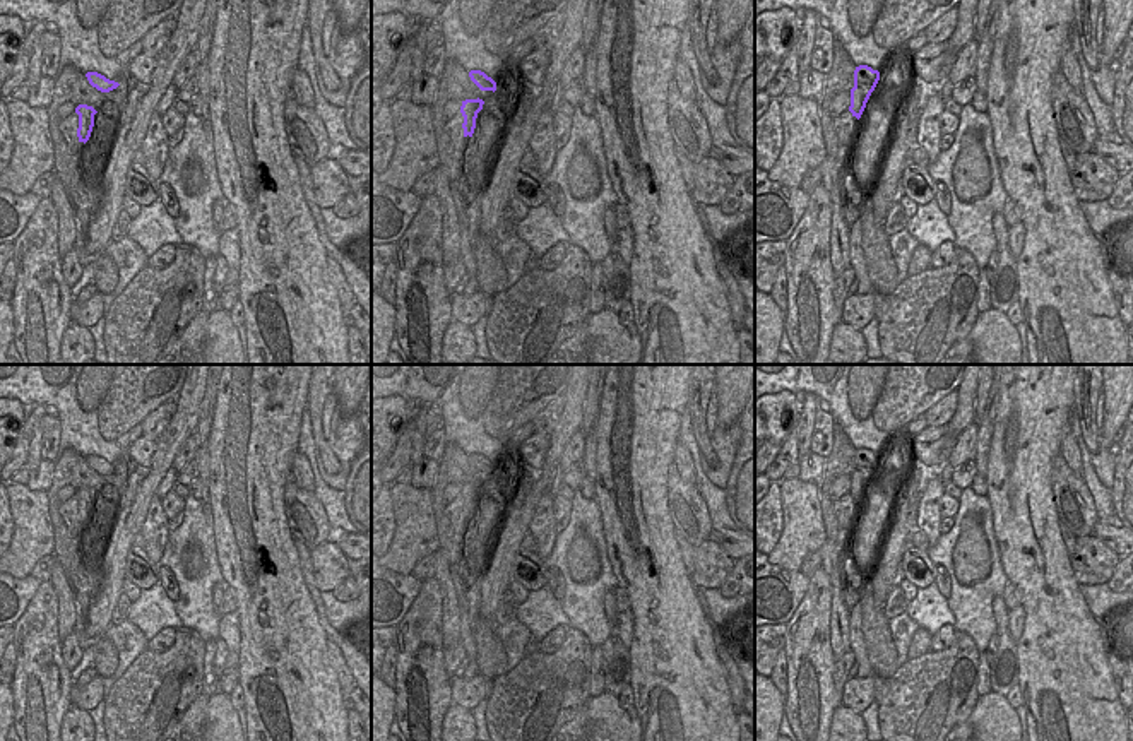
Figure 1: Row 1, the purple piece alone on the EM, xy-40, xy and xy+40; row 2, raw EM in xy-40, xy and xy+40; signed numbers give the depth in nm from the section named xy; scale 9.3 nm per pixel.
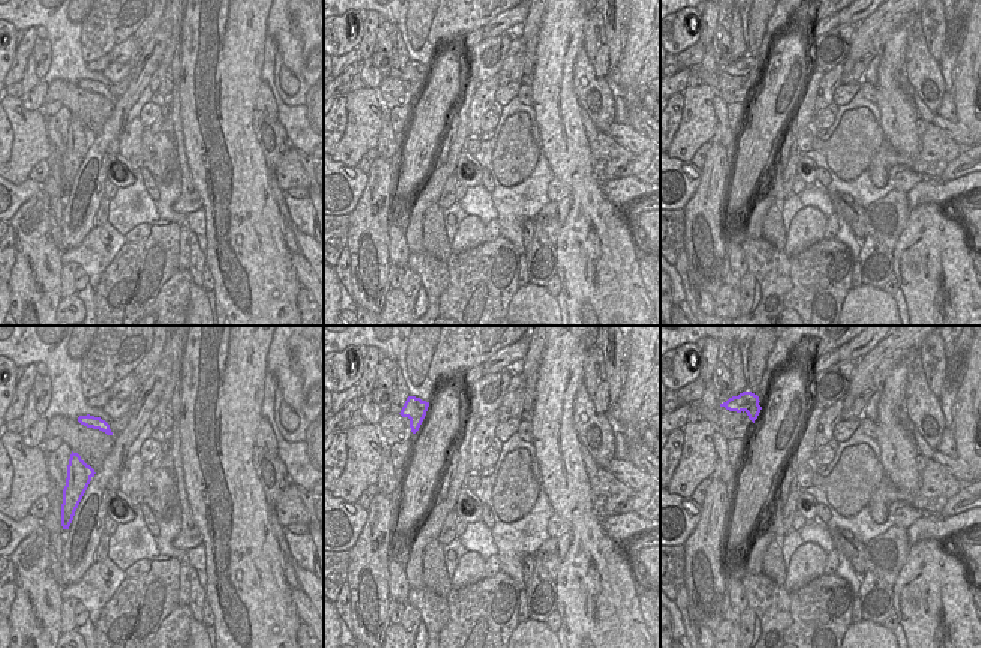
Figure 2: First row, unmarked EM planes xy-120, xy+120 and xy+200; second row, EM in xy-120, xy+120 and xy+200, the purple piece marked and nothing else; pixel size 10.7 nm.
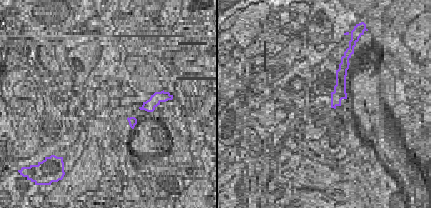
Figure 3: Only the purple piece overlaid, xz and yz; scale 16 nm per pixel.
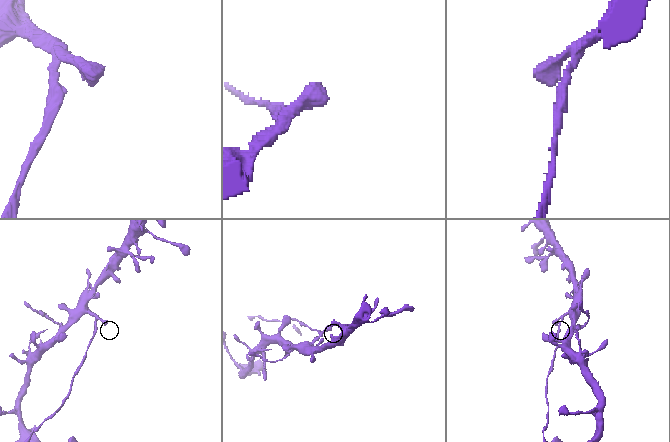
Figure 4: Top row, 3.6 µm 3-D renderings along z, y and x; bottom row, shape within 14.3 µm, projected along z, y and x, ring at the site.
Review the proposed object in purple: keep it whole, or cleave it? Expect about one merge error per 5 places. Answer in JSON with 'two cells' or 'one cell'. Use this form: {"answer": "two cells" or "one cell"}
{"answer": "two cells"}

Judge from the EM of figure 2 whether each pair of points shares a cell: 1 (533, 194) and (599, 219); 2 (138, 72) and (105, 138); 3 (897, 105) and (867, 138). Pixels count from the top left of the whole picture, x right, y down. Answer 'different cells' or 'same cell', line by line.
1: different cells
2: same cell
3: different cells

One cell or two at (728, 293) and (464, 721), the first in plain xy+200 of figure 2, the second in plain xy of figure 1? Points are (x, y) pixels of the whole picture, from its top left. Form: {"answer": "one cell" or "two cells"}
{"answer": "one cell"}

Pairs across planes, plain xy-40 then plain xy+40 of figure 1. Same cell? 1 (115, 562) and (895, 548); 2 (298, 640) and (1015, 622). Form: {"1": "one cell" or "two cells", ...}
{"1": "one cell", "2": "two cells"}

